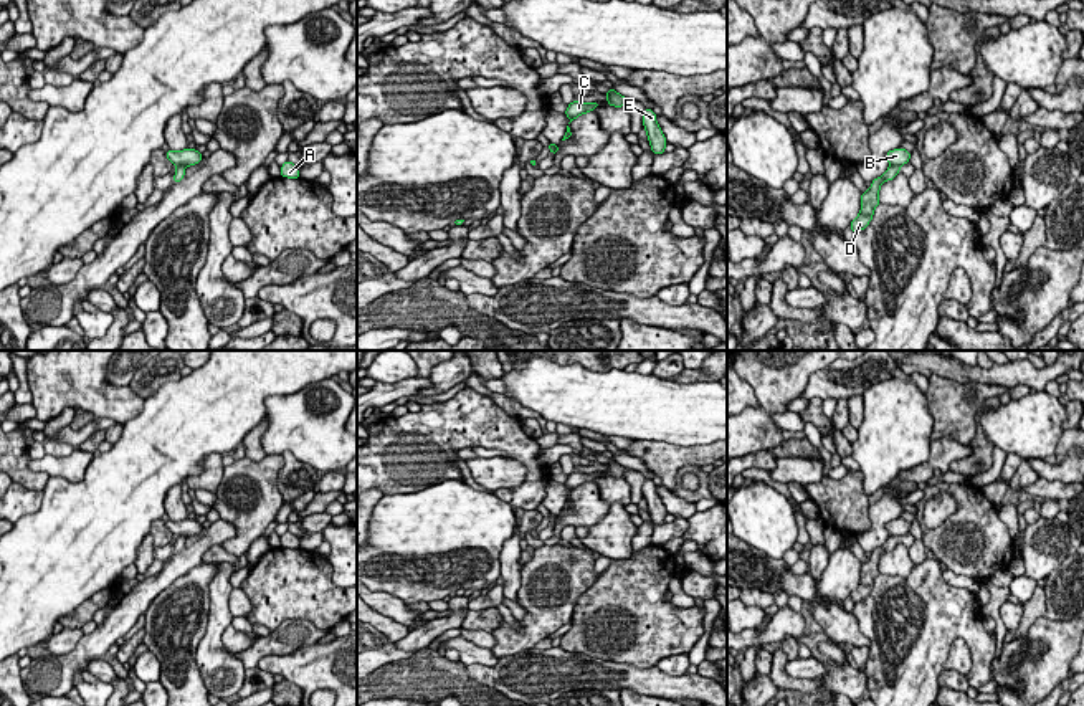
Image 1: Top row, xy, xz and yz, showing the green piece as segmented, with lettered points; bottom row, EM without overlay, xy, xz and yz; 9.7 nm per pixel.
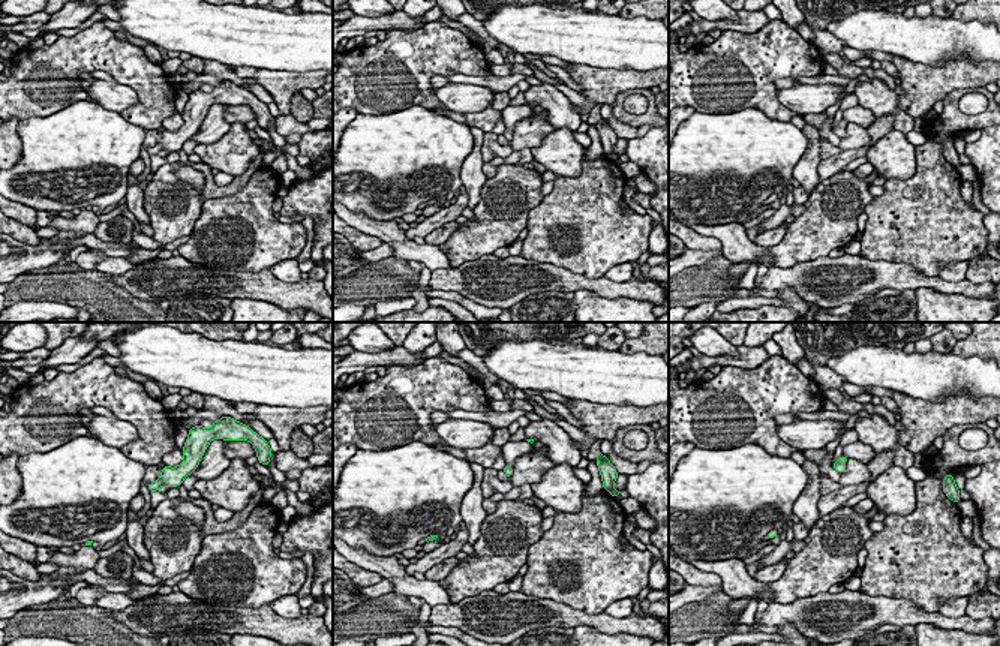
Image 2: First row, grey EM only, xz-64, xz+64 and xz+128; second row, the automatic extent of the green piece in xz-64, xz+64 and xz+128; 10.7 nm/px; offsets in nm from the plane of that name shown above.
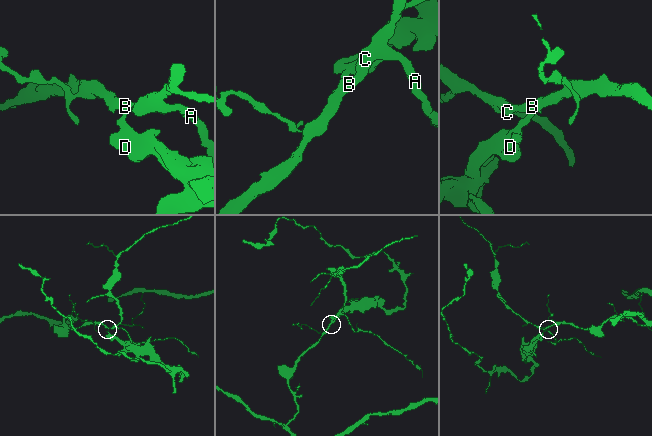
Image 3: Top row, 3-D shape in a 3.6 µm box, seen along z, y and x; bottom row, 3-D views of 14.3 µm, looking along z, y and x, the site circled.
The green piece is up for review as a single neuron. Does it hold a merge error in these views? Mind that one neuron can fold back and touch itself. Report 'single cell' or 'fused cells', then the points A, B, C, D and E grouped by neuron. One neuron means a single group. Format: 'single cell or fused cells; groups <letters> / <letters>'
fused cells; groups A B C E / D

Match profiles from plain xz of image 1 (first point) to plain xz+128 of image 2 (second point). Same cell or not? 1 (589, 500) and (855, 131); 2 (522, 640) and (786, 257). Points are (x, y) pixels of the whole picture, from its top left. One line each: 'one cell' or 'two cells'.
1: one cell
2: one cell

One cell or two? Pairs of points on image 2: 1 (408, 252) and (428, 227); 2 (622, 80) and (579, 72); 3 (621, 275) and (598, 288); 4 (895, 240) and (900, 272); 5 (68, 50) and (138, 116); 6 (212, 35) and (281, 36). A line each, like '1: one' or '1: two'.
1: two
2: one
3: two
4: two
5: one
6: one

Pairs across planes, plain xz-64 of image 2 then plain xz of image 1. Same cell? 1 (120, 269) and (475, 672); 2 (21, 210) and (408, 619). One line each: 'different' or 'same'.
1: different
2: same

